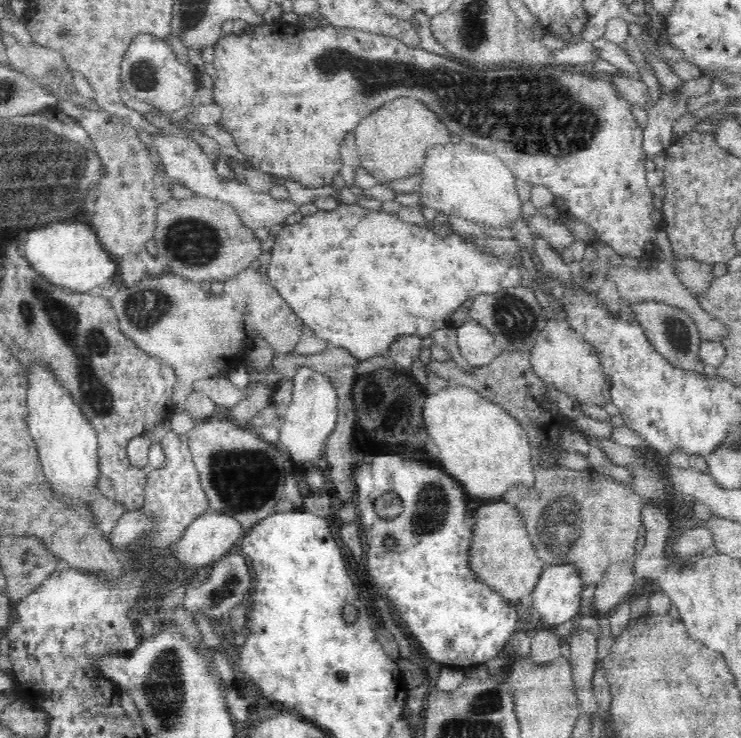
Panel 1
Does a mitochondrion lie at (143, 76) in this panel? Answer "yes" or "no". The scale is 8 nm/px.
yes

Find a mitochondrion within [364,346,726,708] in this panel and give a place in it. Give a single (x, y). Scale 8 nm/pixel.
(559, 524)

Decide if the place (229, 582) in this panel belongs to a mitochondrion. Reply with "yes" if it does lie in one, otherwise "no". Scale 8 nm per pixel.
yes

